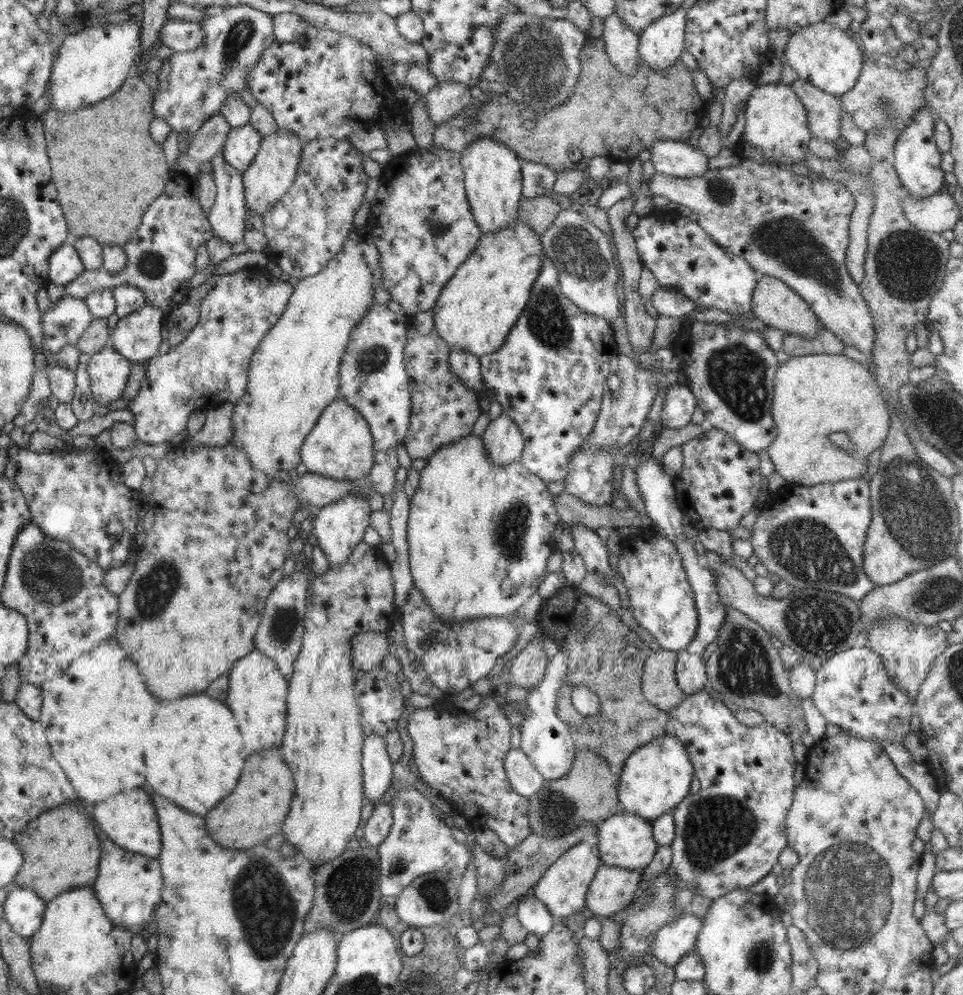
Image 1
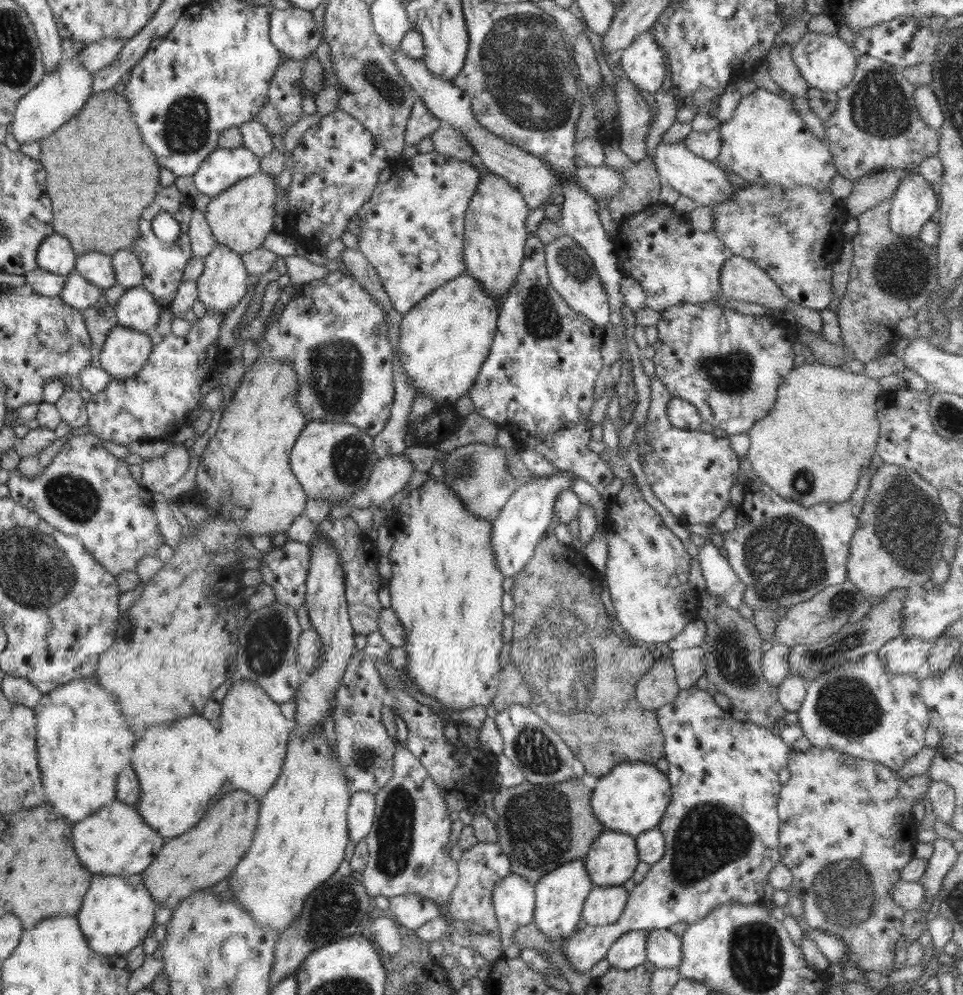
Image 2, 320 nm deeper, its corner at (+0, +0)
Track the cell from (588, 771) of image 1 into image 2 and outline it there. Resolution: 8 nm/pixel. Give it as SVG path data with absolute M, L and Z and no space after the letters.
M572 778L556 784L536 785L524 781L513 787L500 785L494 792L493 799L495 812L499 816L496 825L498 828L497 843L509 858L512 873L534 884L555 867L562 866L571 860L583 860L594 839L604 831L603 824L592 812L591 796L592 790L586 787L580 778Z

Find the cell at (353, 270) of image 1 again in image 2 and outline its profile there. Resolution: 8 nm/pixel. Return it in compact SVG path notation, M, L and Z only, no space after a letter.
M258 357L243 376L231 402L224 408L218 429L208 441L196 470L195 495L203 499L209 508L217 508L225 502L219 510L221 516L225 520L233 520L245 534L252 537L286 532L292 522L305 512L308 498L302 485L294 476L289 459L295 440L306 423L310 421L297 405L297 388L297 374L287 360Z

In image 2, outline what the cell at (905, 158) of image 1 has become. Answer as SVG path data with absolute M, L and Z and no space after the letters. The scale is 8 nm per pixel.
M918 169L908 170L906 179L902 179L898 191L891 198L890 228L894 234L904 238L919 236L924 224L935 217L939 209L939 197L932 190L931 184L917 172Z

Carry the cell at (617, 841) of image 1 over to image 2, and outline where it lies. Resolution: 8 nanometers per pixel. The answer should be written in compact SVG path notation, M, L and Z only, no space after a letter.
M604 829L582 861L595 886L618 887L633 878L641 860L635 837Z

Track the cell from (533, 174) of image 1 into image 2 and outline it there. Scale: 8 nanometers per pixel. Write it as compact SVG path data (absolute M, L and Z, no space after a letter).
M536 234L526 239L524 259L515 285L500 305L497 332L490 352L481 366L477 381L468 391L475 412L495 422L500 428L506 428L516 440L519 450L533 448L555 468L571 470L602 493L604 487L619 473L612 473L598 453L588 448L592 440L590 430L594 427L589 414L594 404L594 381L602 368L604 329L598 328L587 316L570 308L552 288L547 275L545 244Z

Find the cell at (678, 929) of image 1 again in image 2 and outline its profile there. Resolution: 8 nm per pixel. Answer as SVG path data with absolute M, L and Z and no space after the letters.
M632 930L619 936L610 945L605 954L609 966L628 970L646 962L647 932L649 930Z

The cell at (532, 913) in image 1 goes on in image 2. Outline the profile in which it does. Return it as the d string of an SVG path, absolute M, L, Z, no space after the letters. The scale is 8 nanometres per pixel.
M508 874L494 885L492 902L501 934L503 957L516 959L521 948L512 948L513 934L519 926L534 920L534 884L516 874Z

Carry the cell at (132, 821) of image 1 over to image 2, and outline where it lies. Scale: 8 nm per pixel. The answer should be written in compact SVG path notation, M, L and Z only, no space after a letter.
M117 798L110 806L102 807L84 820L75 822L72 840L79 861L92 875L114 874L120 877L144 872L166 842L166 839L144 822L135 807L124 804Z

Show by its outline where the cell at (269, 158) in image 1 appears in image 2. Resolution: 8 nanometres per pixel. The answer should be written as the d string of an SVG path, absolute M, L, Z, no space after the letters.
M259 170L256 174L240 180L212 199L204 211L206 222L215 240L225 244L228 249L232 249L240 257L262 247L266 236L274 231L276 186L272 176Z

